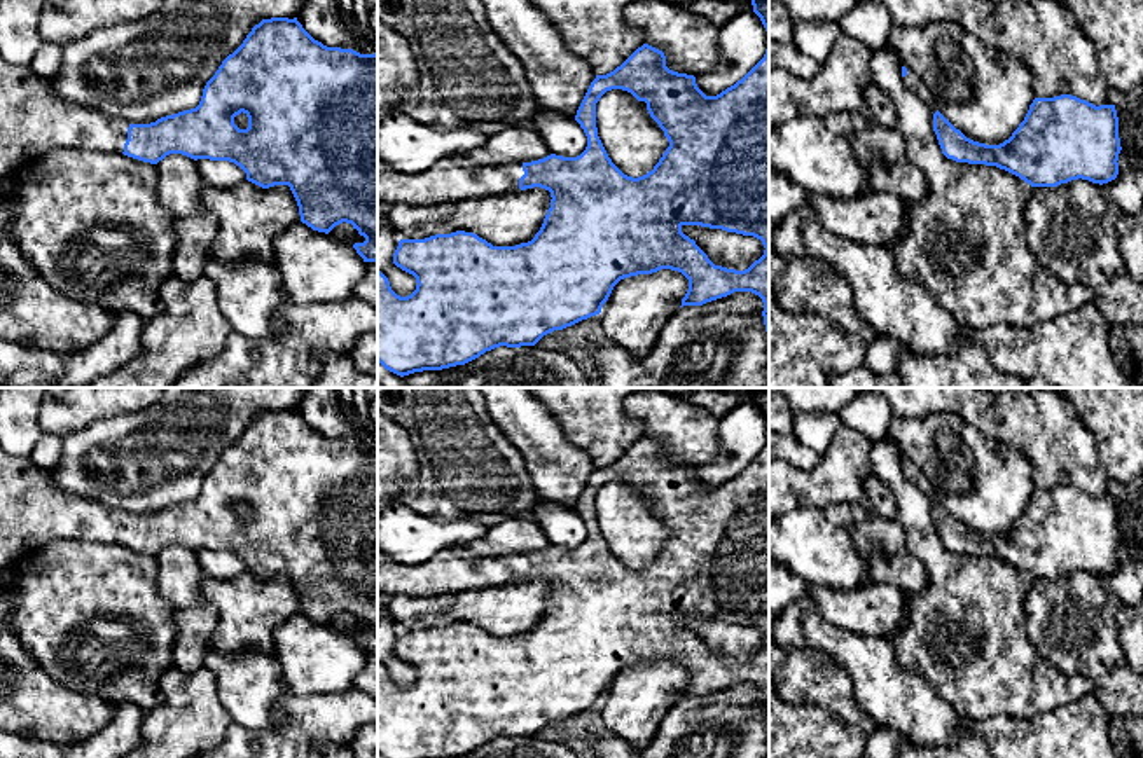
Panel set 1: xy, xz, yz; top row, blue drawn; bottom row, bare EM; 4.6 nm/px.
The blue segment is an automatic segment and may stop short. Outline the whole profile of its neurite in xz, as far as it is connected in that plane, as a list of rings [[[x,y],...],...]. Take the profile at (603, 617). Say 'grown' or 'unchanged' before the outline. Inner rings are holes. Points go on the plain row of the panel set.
grown; [[[752,388],[752,396],[767,423],[767,440],[741,472],[717,487],[706,487],[694,466],[669,461],[664,444],[643,435],[613,463],[596,466],[591,473],[575,506],[587,527],[587,538],[577,548],[551,545],[531,554],[477,557],[449,547],[421,564],[397,562],[378,548],[378,592],[384,599],[400,596],[423,599],[444,590],[470,590],[533,578],[549,582],[552,589],[540,622],[531,632],[516,637],[493,637],[465,622],[425,631],[400,631],[393,655],[412,665],[418,676],[411,686],[400,688],[391,681],[388,669],[378,662],[378,753],[383,758],[456,758],[500,737],[535,737],[554,721],[599,706],[620,671],[661,660],[678,662],[689,671],[680,699],[703,697],[734,683],[759,686],[764,693],[762,707],[769,727],[769,388]],[[612,480],[627,482],[638,493],[645,493],[650,508],[669,533],[654,561],[638,569],[624,566],[612,554],[598,527],[596,494]],[[683,617],[753,627],[765,641],[745,662],[715,657],[696,632],[682,624]]]

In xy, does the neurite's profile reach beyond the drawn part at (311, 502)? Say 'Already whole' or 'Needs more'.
Needs more

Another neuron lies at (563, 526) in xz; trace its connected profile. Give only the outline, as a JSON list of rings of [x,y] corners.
[[[540,500],[533,510],[533,519],[538,522],[551,545],[577,548],[587,538],[587,527],[580,515],[559,503]]]

